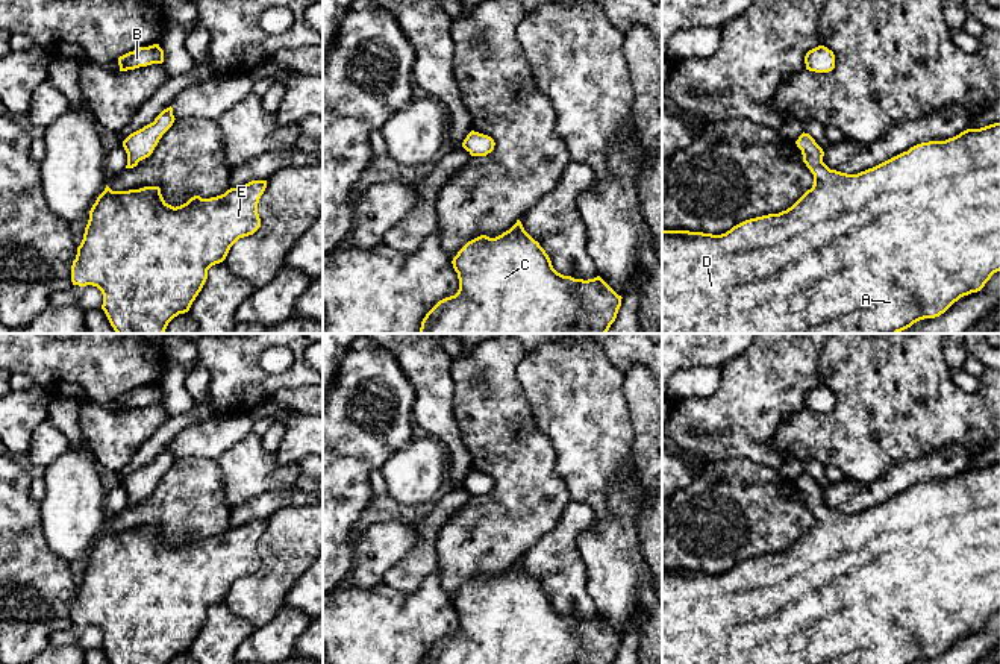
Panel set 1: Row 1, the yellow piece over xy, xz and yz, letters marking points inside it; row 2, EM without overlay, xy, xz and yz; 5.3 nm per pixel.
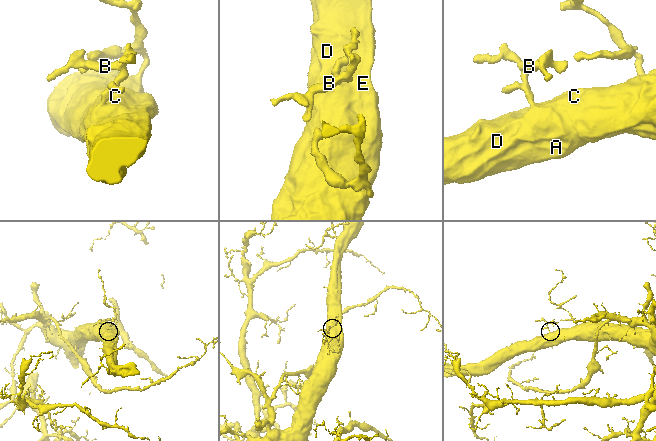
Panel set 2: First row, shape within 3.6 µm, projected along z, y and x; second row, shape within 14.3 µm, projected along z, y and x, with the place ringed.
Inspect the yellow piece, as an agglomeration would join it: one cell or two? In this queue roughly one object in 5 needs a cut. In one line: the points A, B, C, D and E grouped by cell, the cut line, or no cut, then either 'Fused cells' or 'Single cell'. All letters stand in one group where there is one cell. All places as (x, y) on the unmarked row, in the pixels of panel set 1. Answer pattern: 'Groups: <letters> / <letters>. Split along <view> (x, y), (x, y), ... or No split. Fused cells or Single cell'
Groups: A B C D E. No split. Single cell

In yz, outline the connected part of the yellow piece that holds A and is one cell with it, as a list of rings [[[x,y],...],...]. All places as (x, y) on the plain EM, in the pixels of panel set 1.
[[[1000,462],[967,468],[945,481],[917,484],[858,514],[830,509],[823,502],[823,488],[809,473],[803,471],[795,484],[814,514],[814,525],[786,550],[745,559],[721,575],[662,570],[662,664],[914,664],[939,656],[1000,611]]]

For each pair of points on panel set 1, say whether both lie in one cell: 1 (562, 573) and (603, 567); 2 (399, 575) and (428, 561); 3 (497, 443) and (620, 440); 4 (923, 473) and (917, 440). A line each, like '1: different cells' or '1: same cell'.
1: different cells
2: same cell
3: different cells
4: different cells

